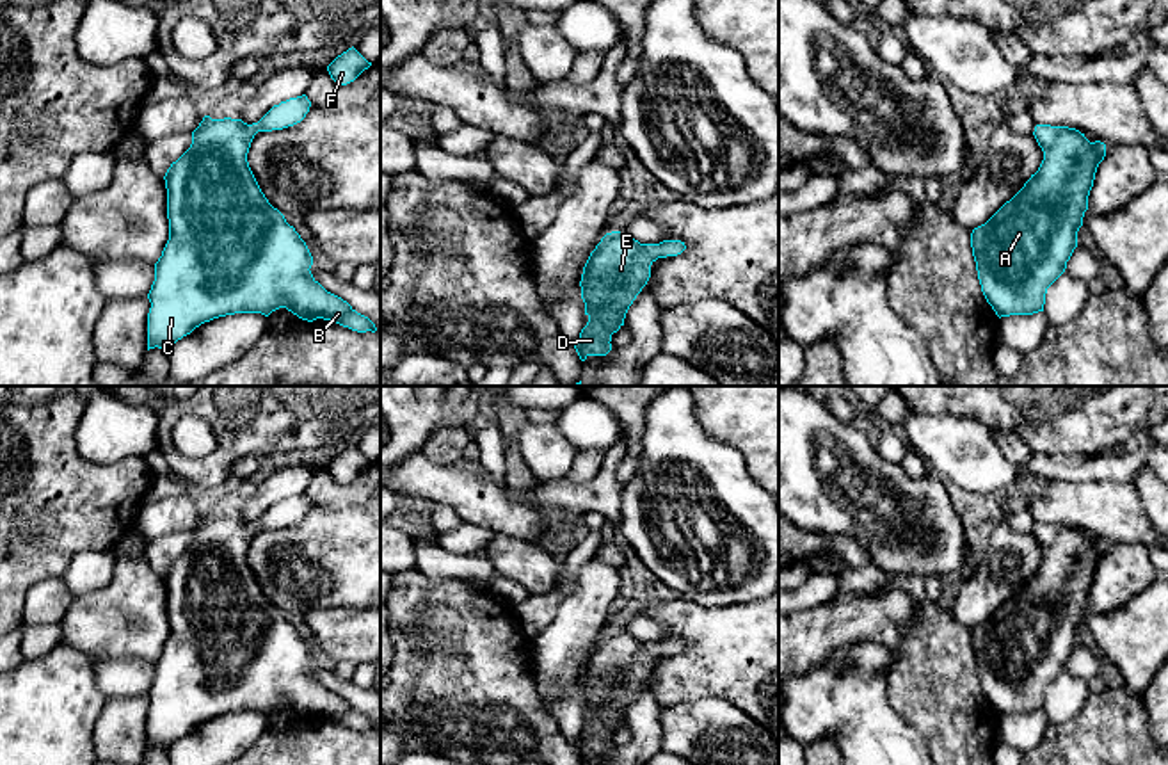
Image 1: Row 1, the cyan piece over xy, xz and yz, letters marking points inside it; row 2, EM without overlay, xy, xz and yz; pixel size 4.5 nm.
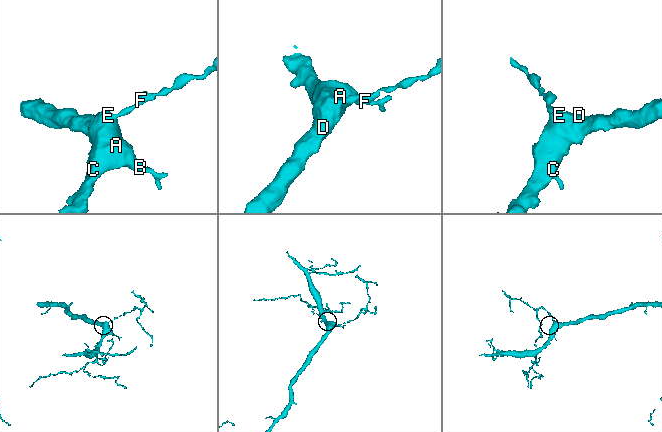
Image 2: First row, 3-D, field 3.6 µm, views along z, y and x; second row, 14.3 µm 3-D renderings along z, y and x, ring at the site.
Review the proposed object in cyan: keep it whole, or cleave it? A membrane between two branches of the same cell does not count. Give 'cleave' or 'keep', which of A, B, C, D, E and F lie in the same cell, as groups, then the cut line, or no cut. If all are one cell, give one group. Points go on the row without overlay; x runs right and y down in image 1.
keep; groups A B C D E F; cut none

